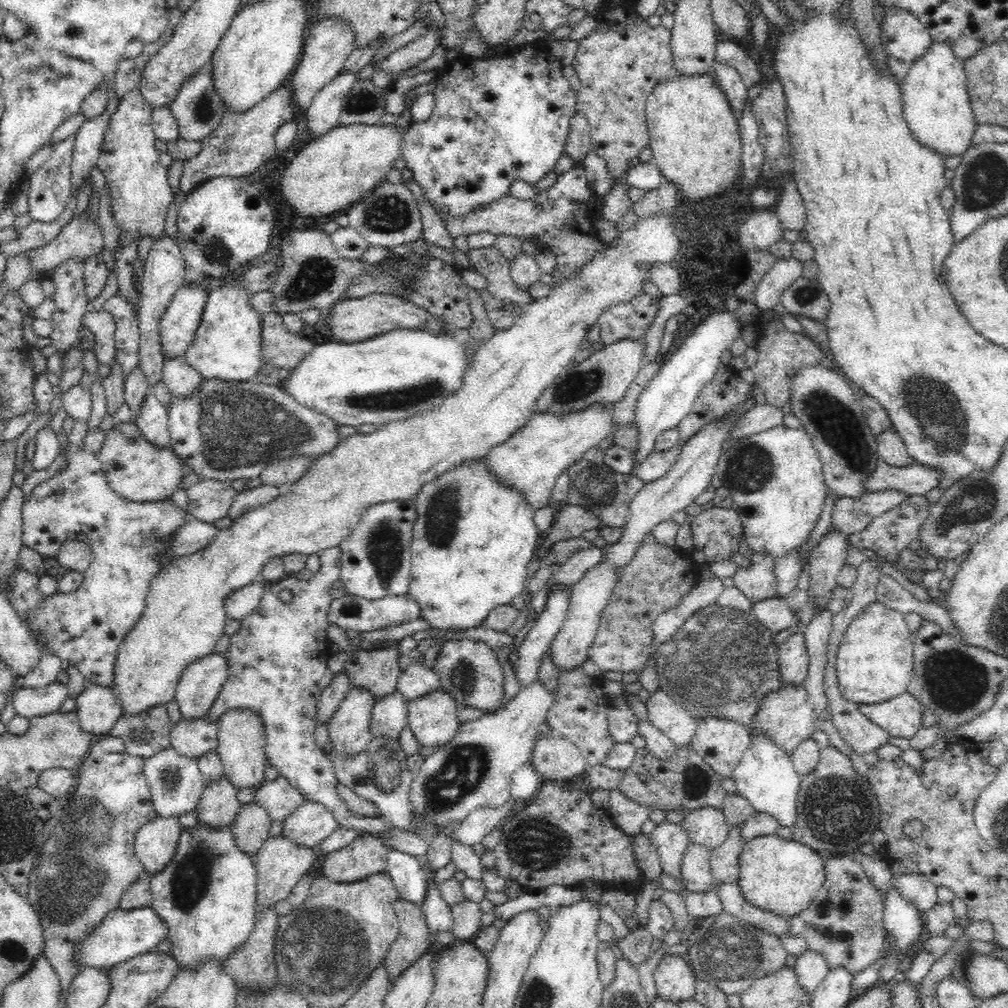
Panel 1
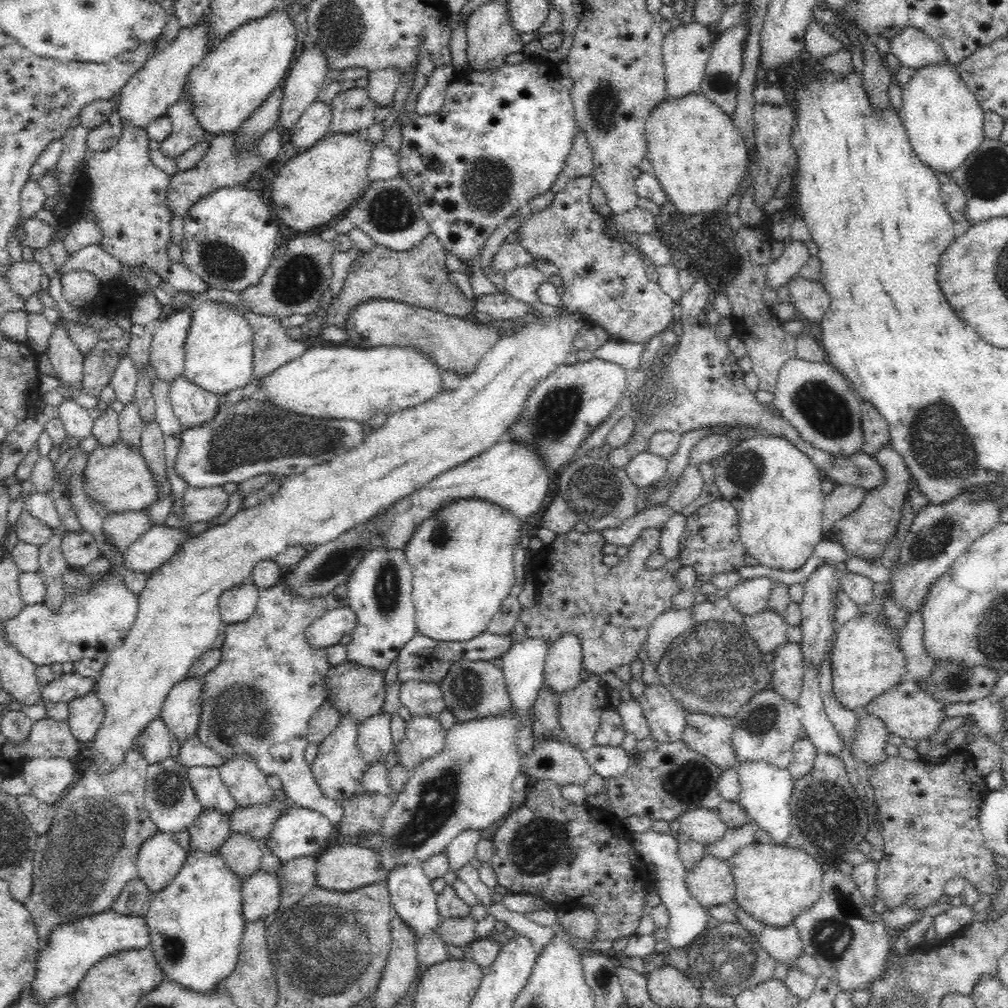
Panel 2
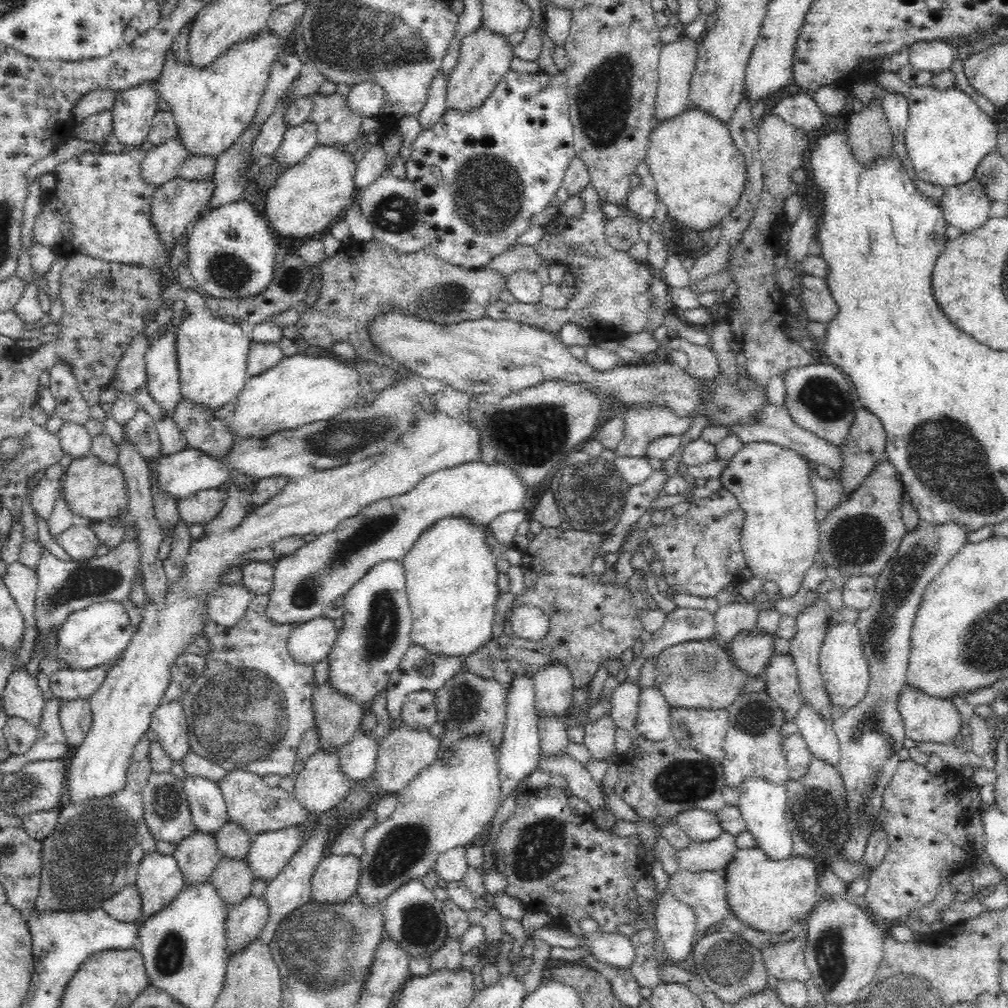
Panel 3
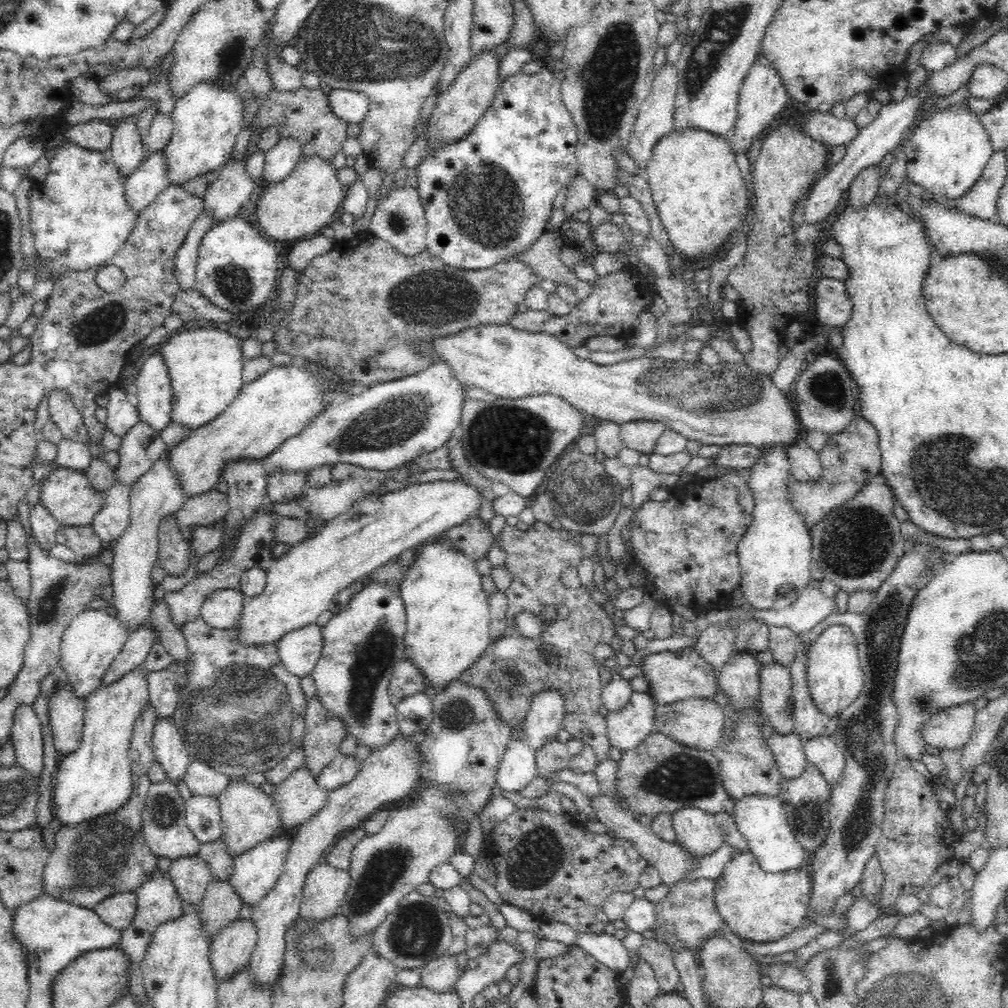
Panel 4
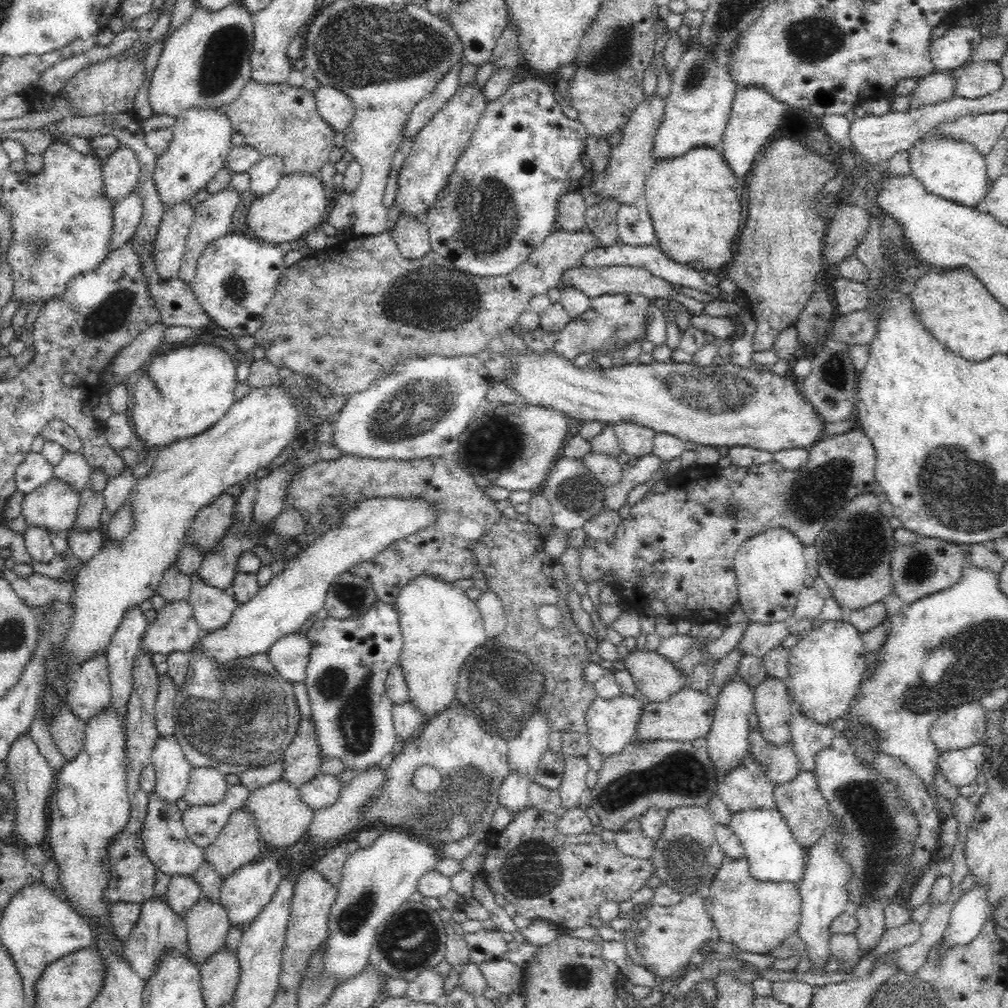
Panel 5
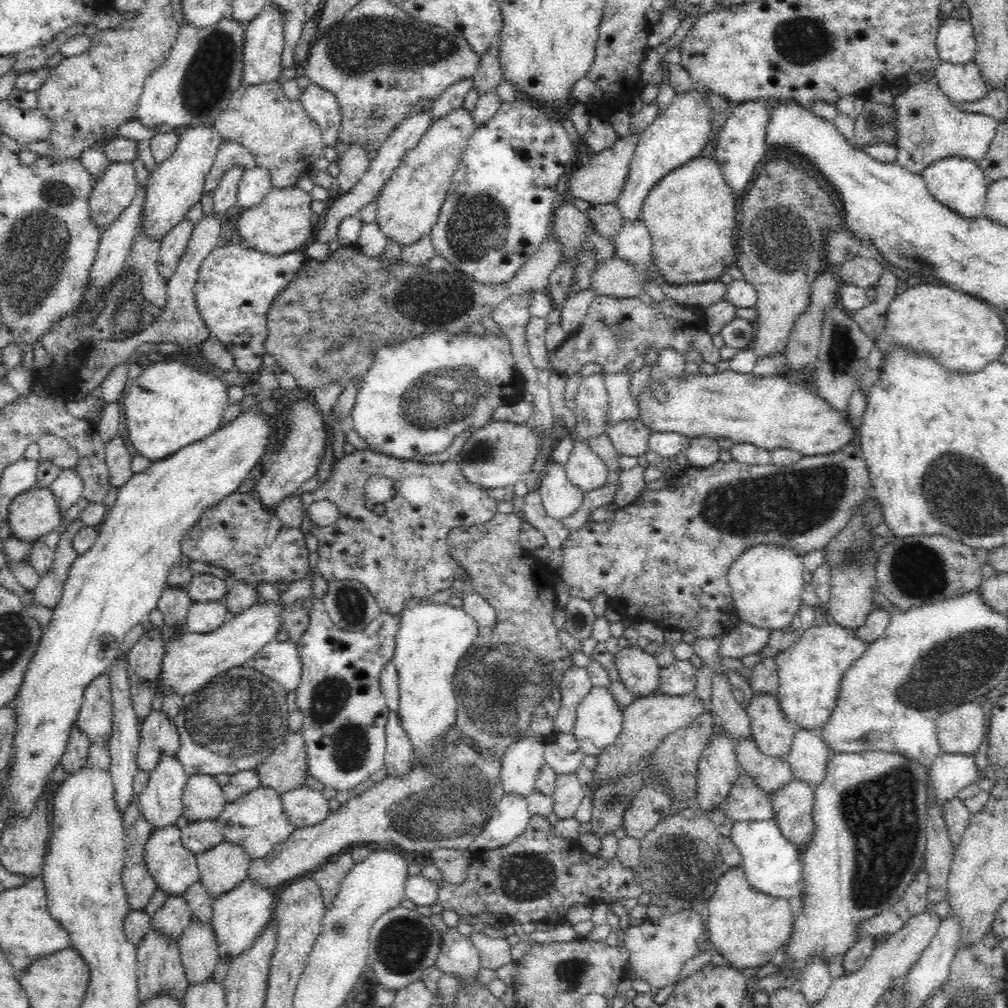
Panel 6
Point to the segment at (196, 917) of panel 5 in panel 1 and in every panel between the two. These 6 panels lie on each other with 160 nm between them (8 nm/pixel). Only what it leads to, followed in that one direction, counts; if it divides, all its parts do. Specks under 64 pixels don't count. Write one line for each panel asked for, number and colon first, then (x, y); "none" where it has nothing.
1: (251, 825)
2: (242, 853)
3: (232, 877)
4: (221, 904)

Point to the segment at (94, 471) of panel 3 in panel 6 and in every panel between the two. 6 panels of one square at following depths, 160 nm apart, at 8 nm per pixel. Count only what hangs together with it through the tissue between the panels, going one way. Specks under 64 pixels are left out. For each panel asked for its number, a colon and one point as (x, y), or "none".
4: (68, 494)
5: (54, 506)
6: (33, 514)

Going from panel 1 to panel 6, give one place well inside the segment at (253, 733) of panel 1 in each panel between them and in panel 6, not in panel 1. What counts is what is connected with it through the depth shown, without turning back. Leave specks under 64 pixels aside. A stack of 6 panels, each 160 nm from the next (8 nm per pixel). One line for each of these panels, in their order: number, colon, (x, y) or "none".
2: (247, 783)
3: (254, 805)
4: (249, 815)
5: (238, 843)
6: (221, 868)

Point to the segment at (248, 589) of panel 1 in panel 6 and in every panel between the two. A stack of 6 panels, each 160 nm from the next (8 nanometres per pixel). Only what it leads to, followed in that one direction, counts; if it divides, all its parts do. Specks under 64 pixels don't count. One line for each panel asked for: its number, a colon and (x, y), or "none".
2: (236, 605)
3: (227, 605)
4: (222, 609)
5: (212, 608)
6: (202, 617)

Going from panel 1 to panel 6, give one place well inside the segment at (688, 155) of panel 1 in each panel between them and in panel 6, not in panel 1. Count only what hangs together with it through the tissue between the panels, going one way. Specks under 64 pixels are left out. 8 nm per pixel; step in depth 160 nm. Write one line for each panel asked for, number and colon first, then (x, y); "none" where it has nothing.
2: (699, 156)
3: (699, 173)
4: (698, 189)
5: (695, 200)
6: (690, 213)

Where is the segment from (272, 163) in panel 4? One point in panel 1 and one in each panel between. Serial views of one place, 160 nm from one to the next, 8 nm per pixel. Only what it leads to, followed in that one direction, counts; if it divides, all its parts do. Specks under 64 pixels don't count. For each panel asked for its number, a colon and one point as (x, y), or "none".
1: (324, 113)
2: (312, 126)
3: (298, 141)

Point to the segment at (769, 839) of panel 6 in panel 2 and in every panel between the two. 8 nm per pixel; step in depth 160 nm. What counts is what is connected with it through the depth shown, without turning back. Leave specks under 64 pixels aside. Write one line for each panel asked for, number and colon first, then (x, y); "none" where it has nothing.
2: (766, 789)
3: (762, 803)
4: (760, 818)
5: (773, 854)

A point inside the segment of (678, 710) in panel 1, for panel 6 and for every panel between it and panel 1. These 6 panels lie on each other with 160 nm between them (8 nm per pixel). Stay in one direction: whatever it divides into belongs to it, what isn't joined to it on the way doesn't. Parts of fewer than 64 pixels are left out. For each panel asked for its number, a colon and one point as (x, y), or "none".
2: (667, 720)
3: (653, 722)
4: (627, 728)
5: (612, 724)
6: (598, 722)

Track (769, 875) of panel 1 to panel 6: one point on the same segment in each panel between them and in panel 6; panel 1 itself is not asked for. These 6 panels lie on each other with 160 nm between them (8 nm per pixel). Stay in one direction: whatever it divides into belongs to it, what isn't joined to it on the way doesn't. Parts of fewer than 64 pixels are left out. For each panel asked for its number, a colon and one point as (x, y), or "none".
2: (774, 883)
3: (770, 896)
4: (759, 906)
5: (756, 916)
6: (746, 926)

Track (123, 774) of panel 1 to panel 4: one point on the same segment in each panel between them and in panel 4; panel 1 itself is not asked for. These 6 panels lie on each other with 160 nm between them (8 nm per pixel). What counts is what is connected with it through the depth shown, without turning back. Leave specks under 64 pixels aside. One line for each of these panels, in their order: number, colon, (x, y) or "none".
2: (82, 863)
3: (95, 849)
4: (90, 861)

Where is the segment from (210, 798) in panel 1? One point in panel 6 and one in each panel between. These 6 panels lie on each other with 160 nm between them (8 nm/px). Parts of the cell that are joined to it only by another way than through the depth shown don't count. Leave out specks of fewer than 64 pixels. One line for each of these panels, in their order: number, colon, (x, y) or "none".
2: (209, 830)
3: (197, 855)
4: (190, 874)
5: (183, 892)
6: (171, 919)

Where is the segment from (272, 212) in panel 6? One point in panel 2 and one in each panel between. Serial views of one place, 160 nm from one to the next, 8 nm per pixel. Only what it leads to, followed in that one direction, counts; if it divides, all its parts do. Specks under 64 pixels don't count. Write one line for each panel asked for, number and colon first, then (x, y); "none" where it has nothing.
2: (315, 185)
3: (308, 196)
4: (304, 203)
5: (299, 203)

